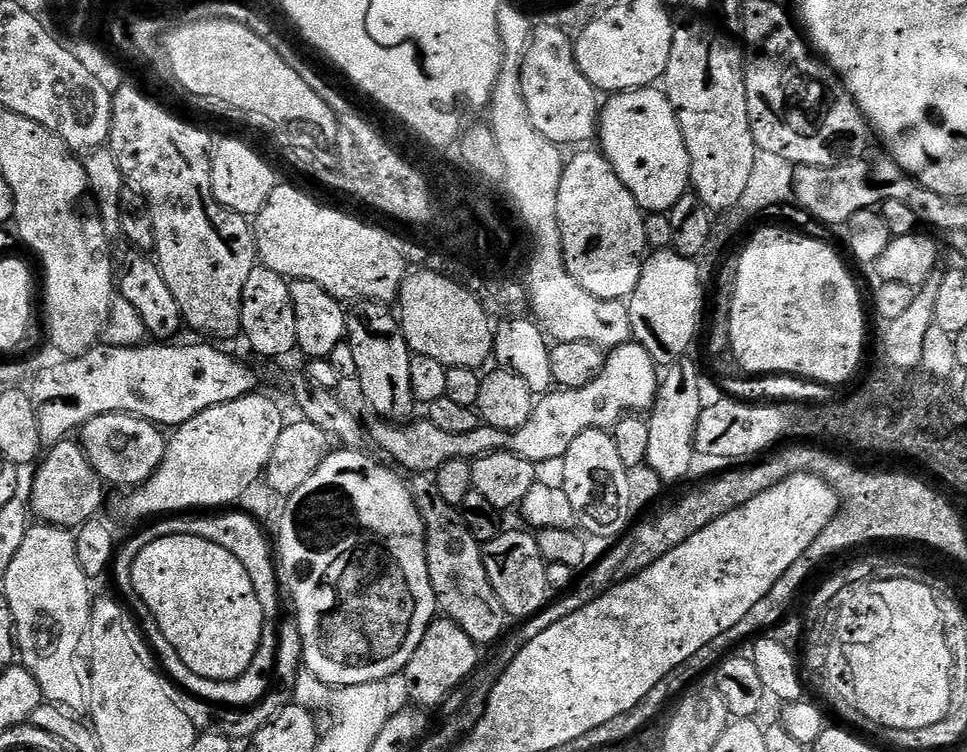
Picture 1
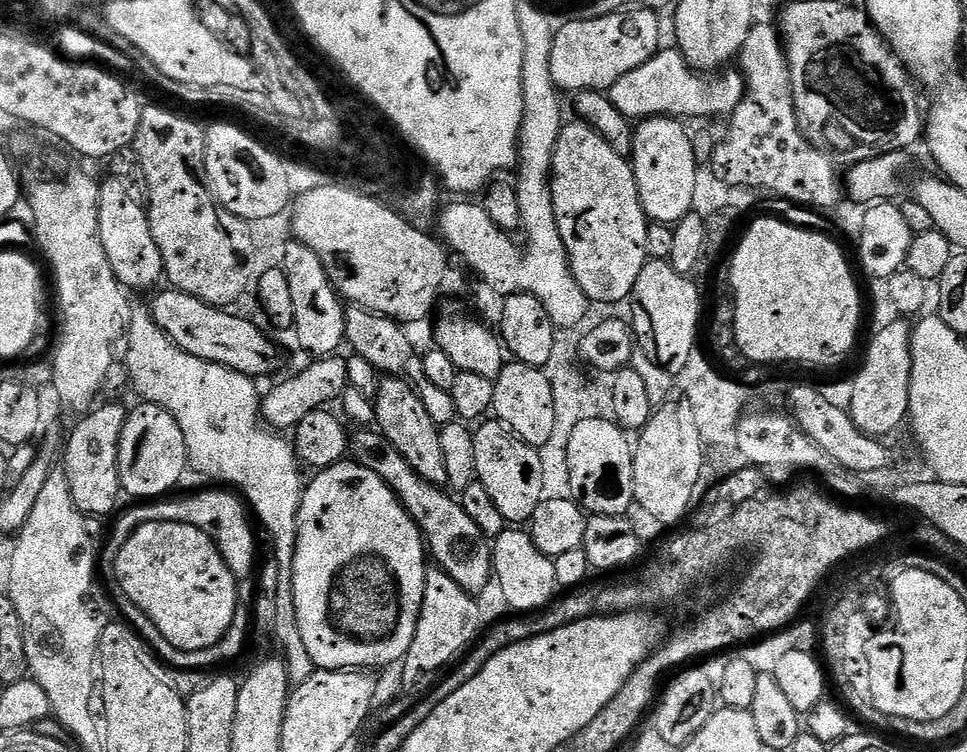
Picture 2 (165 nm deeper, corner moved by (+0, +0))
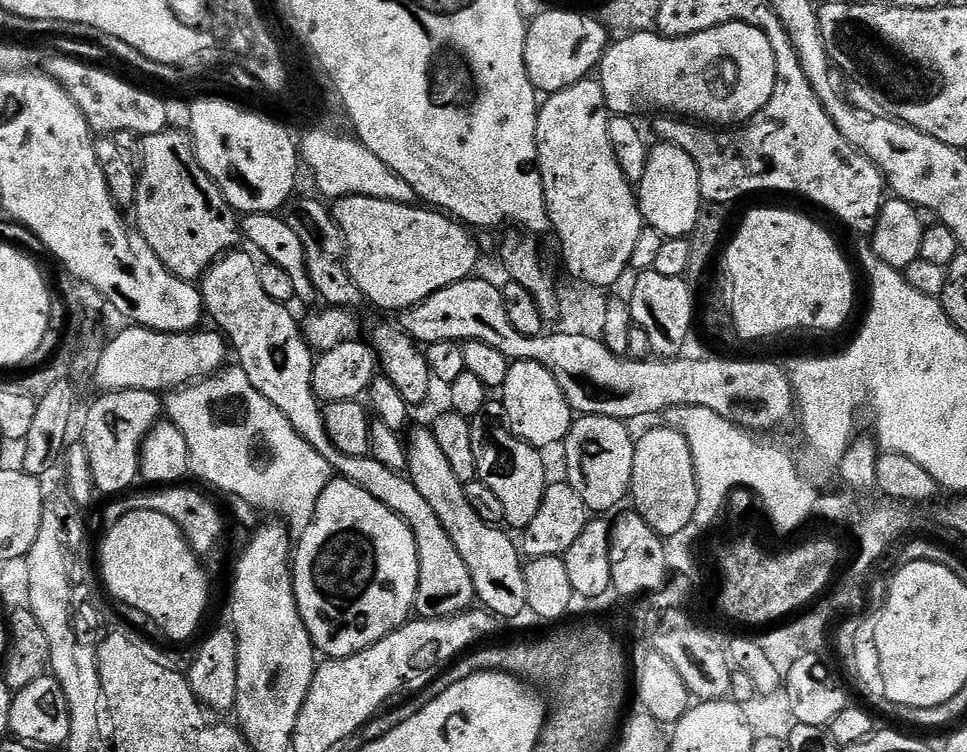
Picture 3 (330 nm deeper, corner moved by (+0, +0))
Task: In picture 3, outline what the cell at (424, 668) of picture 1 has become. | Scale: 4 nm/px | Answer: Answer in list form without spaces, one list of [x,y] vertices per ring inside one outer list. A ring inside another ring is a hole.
[[[233,250],[224,253],[219,260],[209,266],[199,281],[200,299],[205,313],[212,315],[217,329],[230,341],[234,349],[235,363],[250,378],[250,386],[266,398],[282,414],[286,414],[286,422],[298,430],[298,434],[326,462],[330,462],[333,473],[339,479],[354,482],[354,486],[362,486],[366,494],[378,498],[382,506],[386,506],[414,534],[414,542],[418,550],[418,594],[416,595],[415,615],[421,620],[441,620],[454,616],[458,612],[467,612],[477,603],[474,590],[474,578],[470,578],[470,570],[466,570],[466,562],[462,562],[462,554],[454,546],[450,534],[446,534],[442,522],[438,522],[433,508],[422,498],[418,486],[403,472],[389,470],[382,466],[372,455],[351,456],[342,454],[330,442],[326,434],[324,409],[321,401],[316,399],[312,386],[312,366],[314,349],[302,335],[302,324],[291,311],[289,305],[274,302],[266,290],[262,290],[260,264],[251,251]]]

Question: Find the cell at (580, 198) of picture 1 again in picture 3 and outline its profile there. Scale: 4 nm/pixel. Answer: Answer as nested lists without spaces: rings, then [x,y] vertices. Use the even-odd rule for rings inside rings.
[[[589,78],[580,80],[577,84],[566,86],[566,90],[558,90],[547,97],[548,100],[539,105],[536,113],[536,158],[535,161],[540,169],[542,186],[544,187],[544,205],[548,211],[548,222],[551,231],[556,231],[556,236],[560,239],[560,252],[564,255],[564,264],[568,267],[568,272],[574,279],[580,280],[581,285],[591,286],[595,289],[608,290],[611,284],[616,284],[627,273],[630,268],[630,254],[634,254],[634,246],[638,242],[638,234],[646,227],[644,215],[640,213],[640,201],[634,191],[633,184],[628,181],[622,166],[618,166],[618,158],[614,158],[614,150],[610,146],[610,134],[608,133],[608,122],[610,113],[608,103],[604,101],[602,86],[599,79]]]

